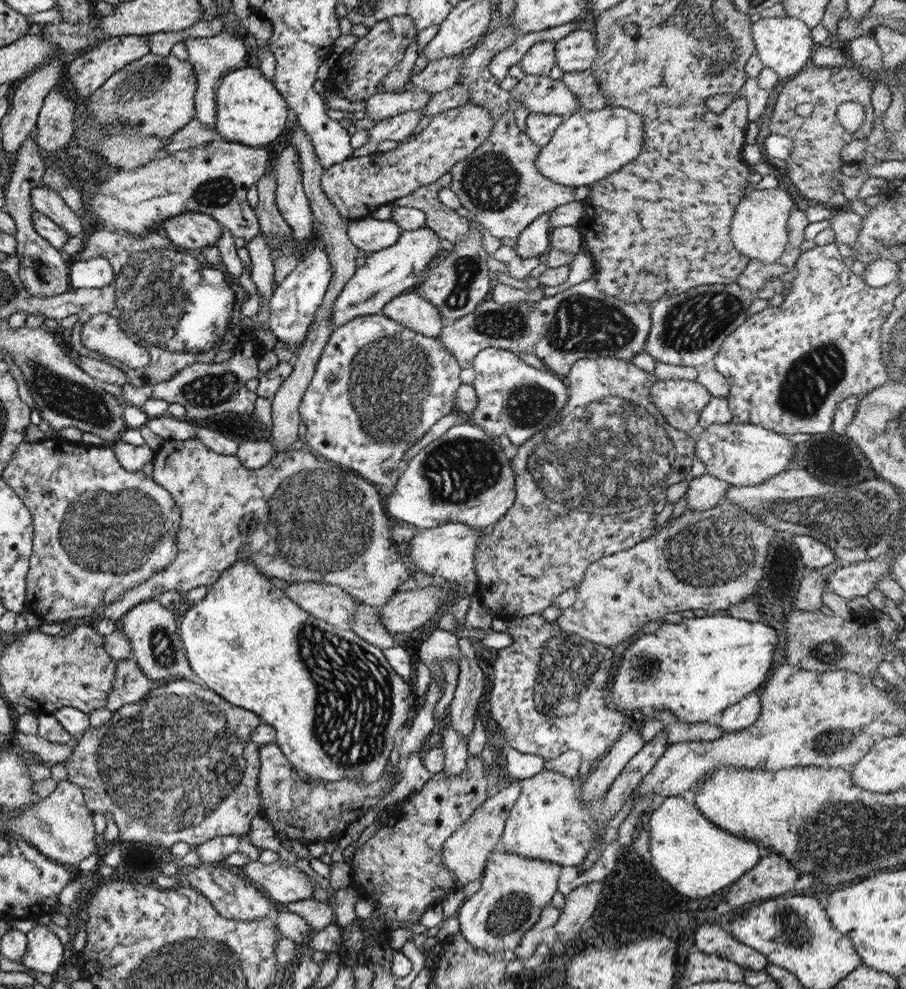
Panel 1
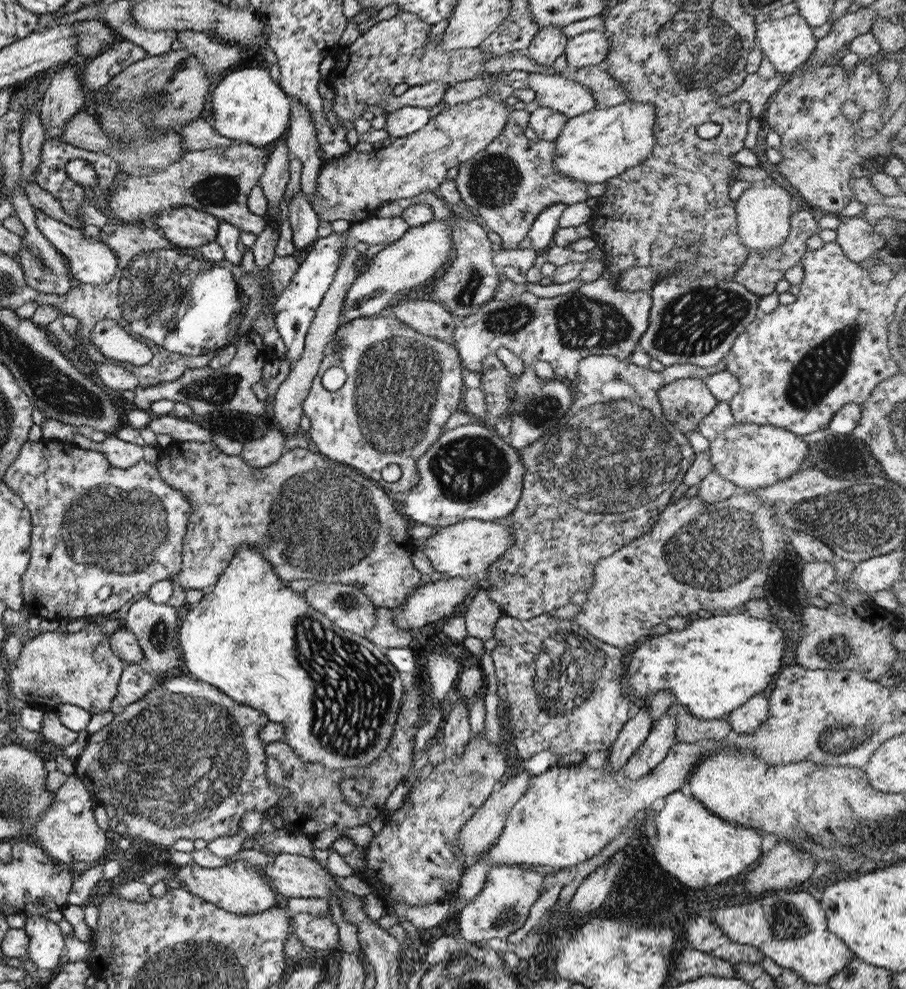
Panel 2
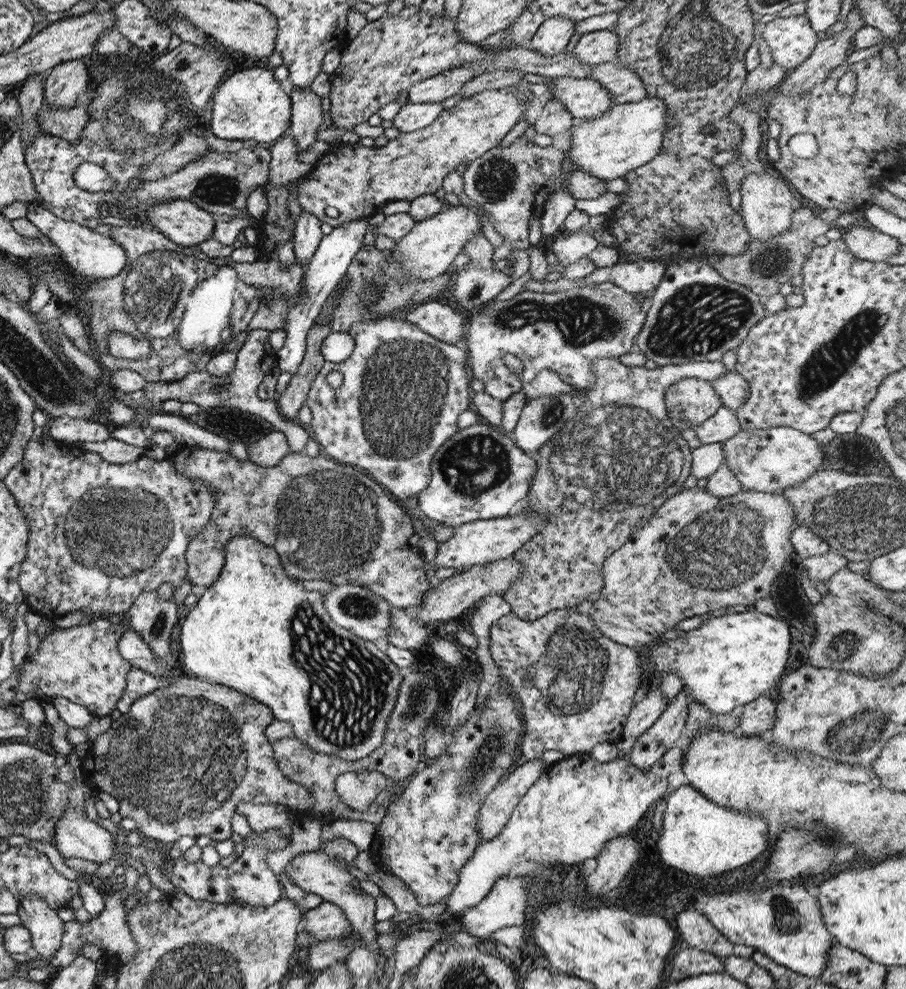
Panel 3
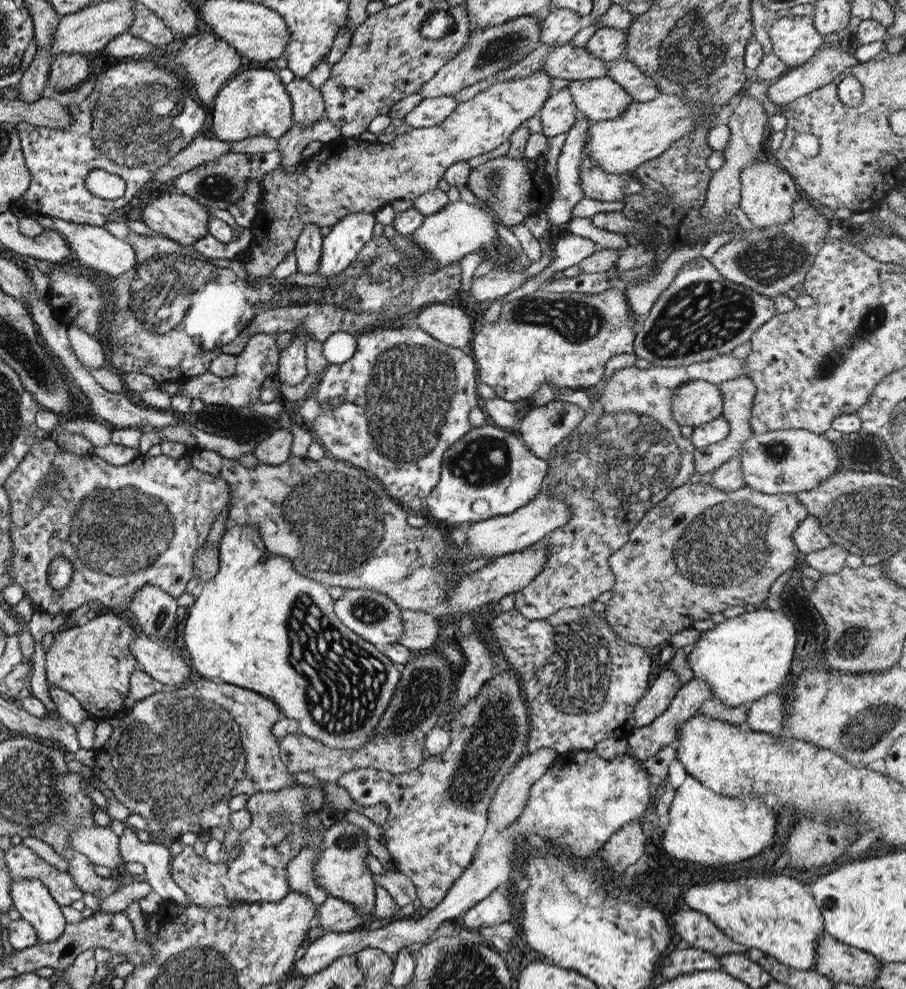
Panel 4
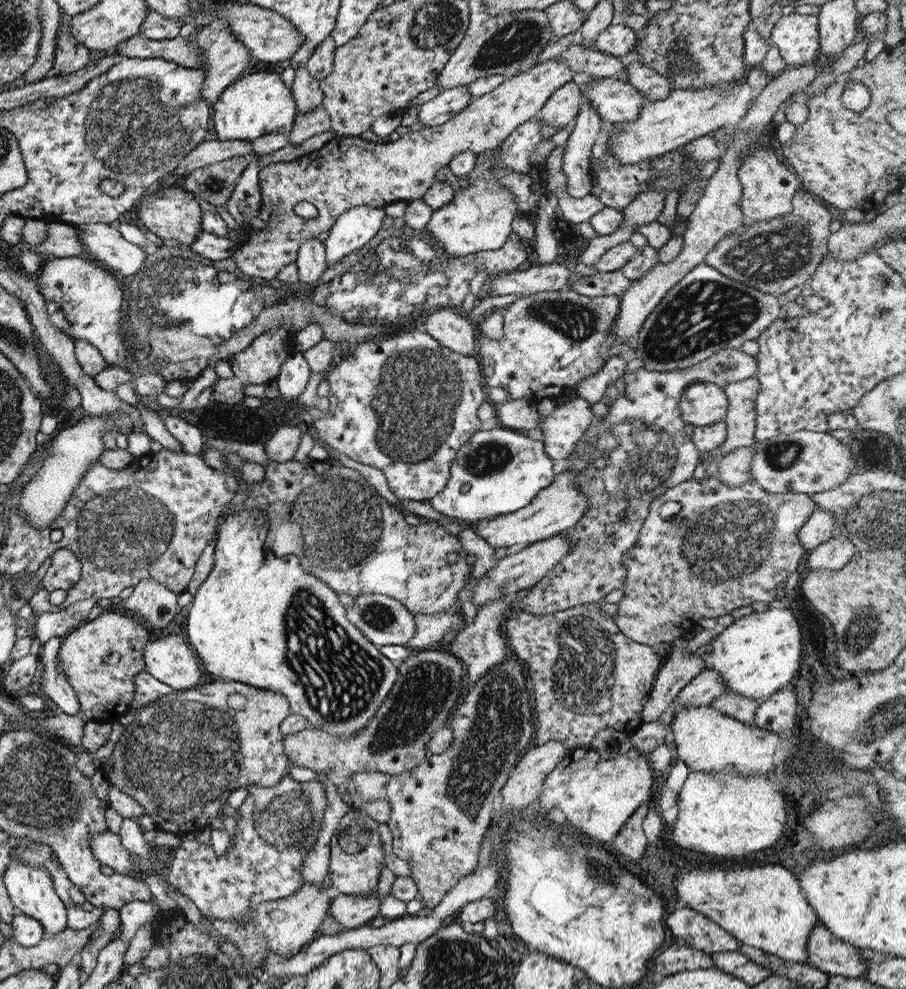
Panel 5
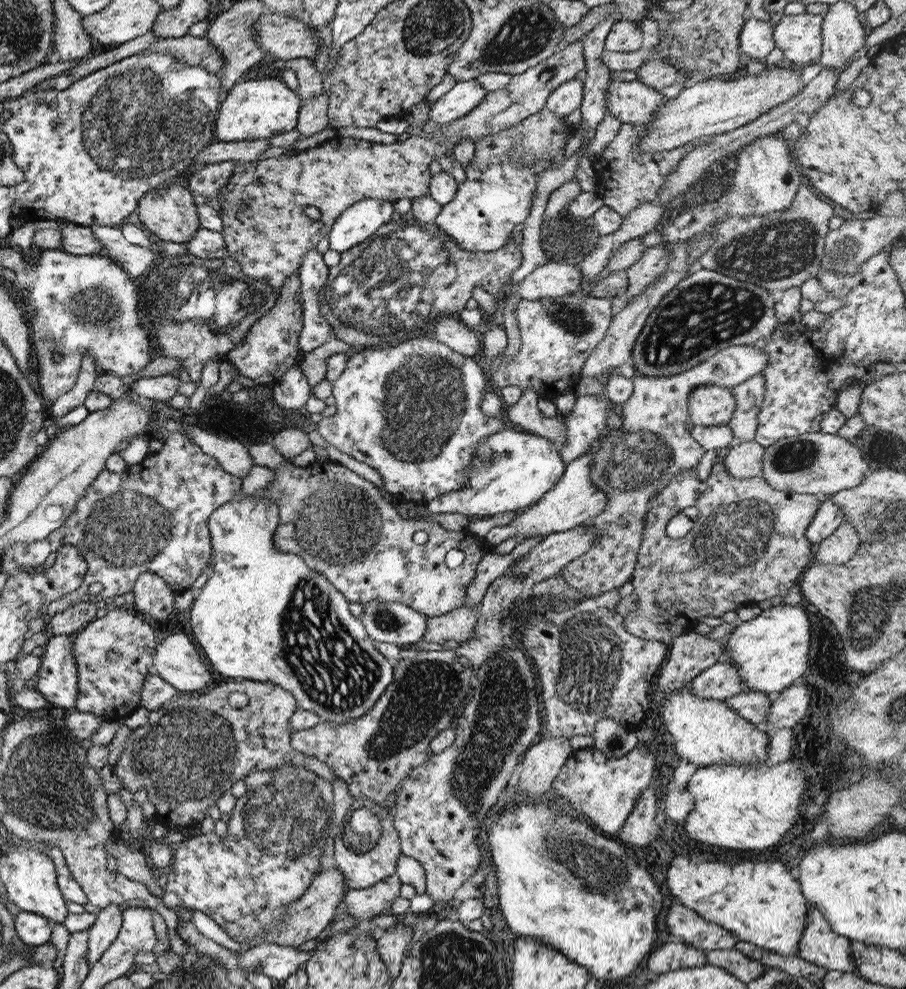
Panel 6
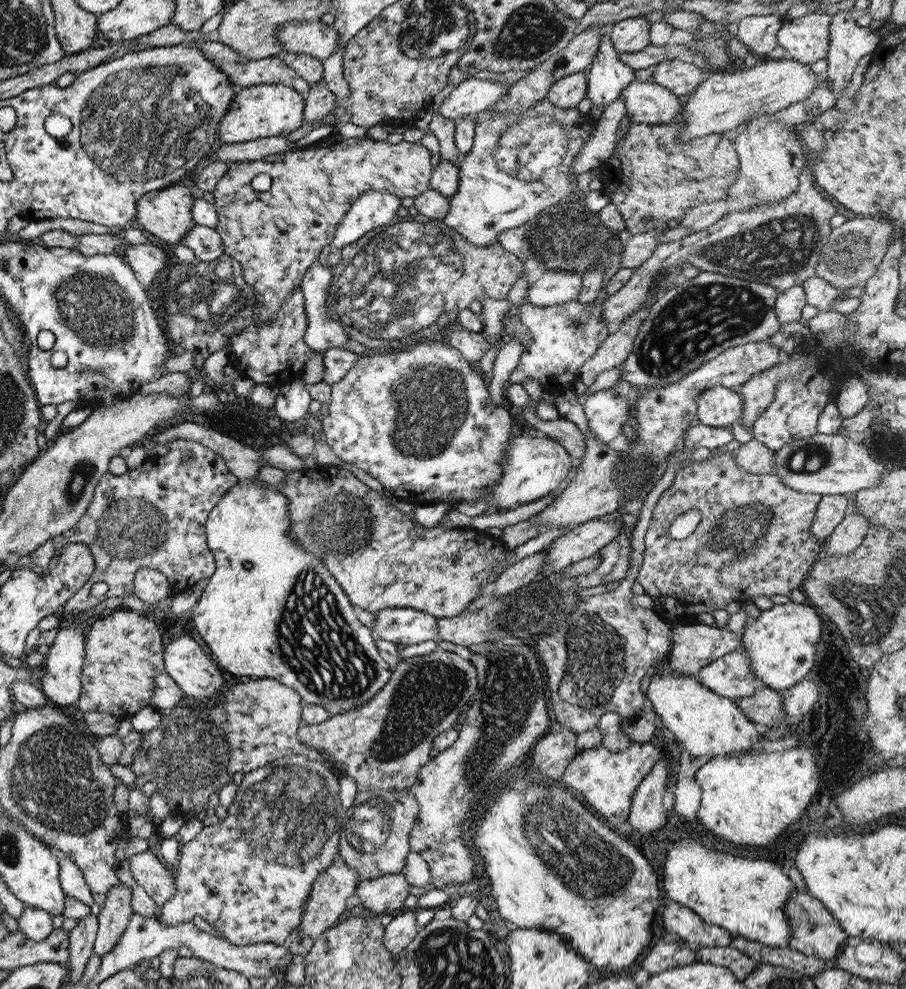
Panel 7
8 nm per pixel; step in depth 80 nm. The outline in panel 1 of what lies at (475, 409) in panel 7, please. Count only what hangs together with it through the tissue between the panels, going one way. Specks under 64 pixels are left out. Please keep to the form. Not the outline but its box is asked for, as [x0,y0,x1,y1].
[299,314,461,488]

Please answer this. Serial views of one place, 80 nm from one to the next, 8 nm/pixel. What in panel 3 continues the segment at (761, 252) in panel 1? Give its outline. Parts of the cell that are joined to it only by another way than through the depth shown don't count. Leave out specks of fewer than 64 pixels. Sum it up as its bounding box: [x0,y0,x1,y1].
[740,170,795,241]

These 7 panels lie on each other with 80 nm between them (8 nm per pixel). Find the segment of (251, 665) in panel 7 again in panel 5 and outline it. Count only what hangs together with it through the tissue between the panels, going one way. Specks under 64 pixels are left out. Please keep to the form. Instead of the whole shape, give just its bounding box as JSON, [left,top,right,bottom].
[187,510,397,739]

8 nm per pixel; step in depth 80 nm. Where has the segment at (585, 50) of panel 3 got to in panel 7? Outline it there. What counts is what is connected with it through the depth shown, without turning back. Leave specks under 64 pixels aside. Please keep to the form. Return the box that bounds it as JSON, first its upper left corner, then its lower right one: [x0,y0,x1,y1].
[609,17,650,53]

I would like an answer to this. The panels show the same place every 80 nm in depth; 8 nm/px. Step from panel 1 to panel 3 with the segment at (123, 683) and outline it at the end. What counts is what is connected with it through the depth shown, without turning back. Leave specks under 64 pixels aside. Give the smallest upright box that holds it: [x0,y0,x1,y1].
[116,667,162,713]

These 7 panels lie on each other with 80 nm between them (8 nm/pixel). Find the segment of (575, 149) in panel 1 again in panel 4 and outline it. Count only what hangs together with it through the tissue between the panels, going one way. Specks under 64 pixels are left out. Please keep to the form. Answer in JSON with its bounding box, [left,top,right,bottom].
[584,94,699,174]

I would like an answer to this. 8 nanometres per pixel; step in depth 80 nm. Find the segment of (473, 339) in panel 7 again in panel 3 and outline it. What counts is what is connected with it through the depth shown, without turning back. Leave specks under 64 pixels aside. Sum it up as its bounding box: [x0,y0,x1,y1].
[397,300,463,344]

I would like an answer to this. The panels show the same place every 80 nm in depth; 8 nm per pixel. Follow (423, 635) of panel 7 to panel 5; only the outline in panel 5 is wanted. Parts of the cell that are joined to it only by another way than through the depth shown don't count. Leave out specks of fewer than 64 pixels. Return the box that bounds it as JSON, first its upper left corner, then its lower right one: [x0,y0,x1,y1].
[347,594,415,648]

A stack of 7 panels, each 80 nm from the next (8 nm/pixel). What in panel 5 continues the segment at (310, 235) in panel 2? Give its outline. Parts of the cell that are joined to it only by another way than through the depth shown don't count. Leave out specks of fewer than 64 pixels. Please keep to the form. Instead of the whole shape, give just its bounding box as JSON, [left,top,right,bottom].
[293,238,326,282]

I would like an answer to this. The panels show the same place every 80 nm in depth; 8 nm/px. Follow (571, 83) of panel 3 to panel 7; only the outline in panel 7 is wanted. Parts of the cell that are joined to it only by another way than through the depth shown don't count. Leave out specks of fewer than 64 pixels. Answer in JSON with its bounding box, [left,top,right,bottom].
[617,81,683,125]

